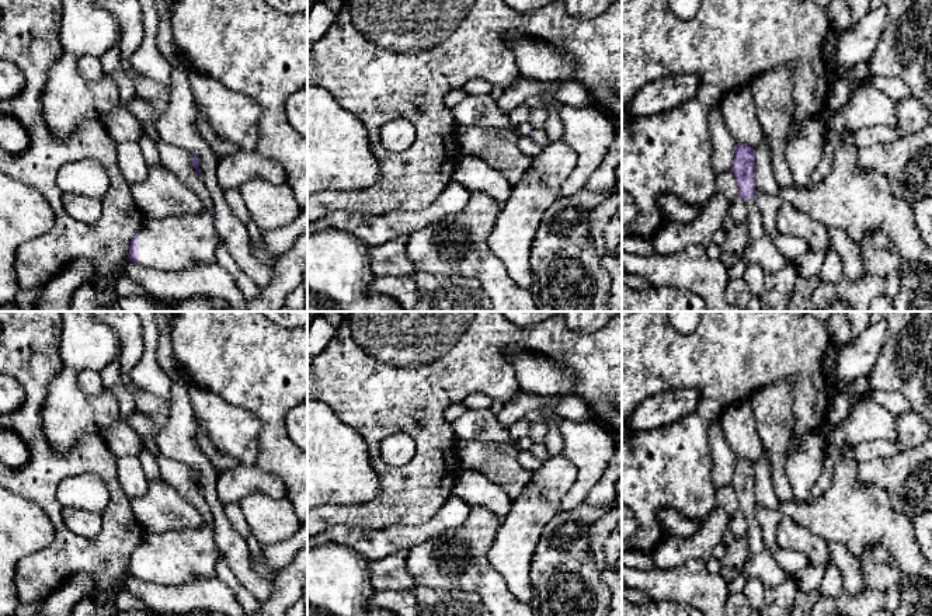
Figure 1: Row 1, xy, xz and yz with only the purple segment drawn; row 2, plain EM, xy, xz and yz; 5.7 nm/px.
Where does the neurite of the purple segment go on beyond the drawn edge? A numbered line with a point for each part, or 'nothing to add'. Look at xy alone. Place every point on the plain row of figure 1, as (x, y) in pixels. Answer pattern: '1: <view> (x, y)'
1: xy (177, 557)

